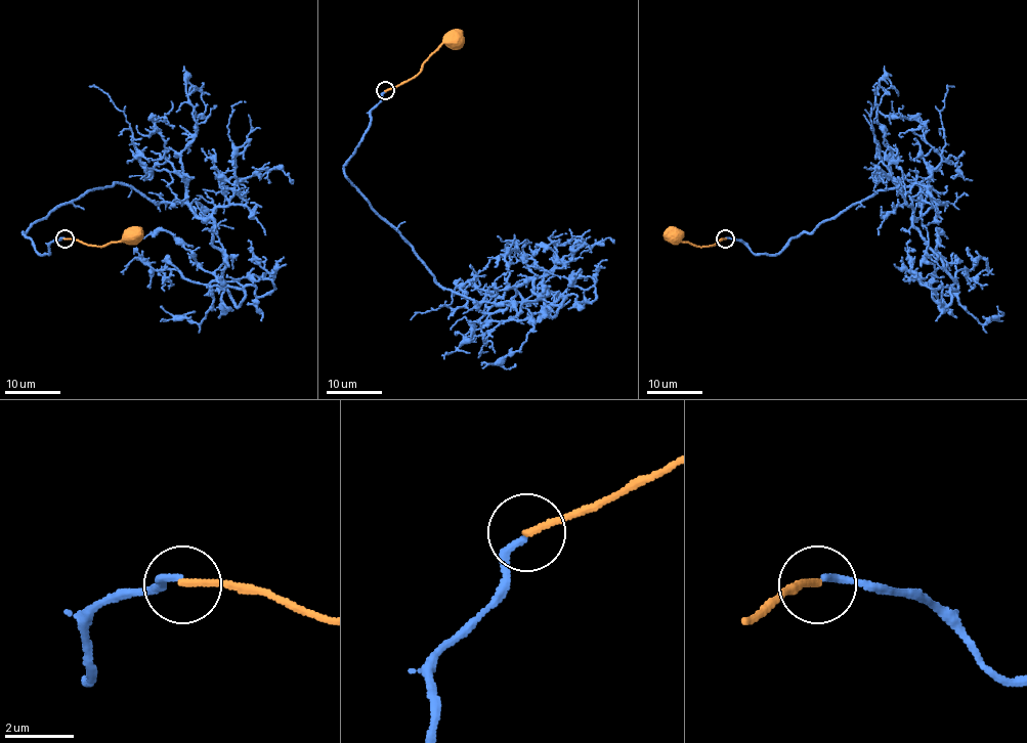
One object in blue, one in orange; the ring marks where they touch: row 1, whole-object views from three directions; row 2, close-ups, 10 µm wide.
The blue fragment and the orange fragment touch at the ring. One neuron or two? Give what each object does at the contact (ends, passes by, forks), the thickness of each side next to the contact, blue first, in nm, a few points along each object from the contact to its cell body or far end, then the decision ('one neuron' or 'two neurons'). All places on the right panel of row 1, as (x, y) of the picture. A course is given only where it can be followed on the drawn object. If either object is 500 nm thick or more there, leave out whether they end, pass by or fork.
blue ends there; orange ends there; 200 nm thick on the blue side, 200 nm on the other; blue runs (725, 237), (776, 255), (879, 190), (921, 182), (945, 202), (912, 221), (928, 244), (936, 296), (905, 274); orange runs (725, 239), (716, 245), (694, 246), (673, 241), (673, 237); two neurons

